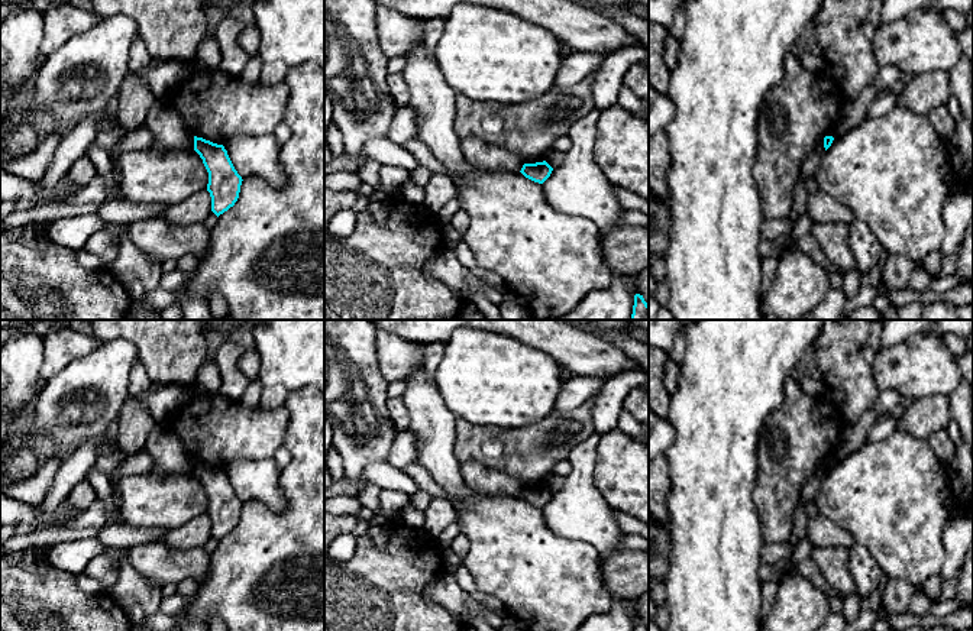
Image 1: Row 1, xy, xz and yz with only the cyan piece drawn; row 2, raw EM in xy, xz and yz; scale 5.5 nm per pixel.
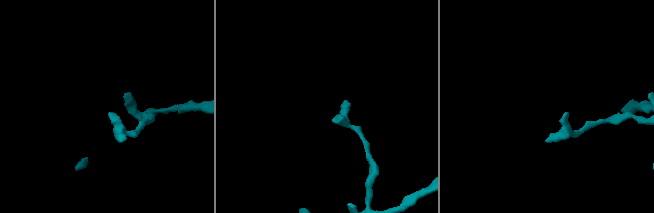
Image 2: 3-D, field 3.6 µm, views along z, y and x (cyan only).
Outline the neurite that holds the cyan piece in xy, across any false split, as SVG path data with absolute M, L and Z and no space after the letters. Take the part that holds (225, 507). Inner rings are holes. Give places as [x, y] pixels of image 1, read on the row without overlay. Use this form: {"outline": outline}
{"outline": "M194 460L194 475L208 496L207 515L211 521L211 535L219 541L237 525L243 504L223 469Z"}

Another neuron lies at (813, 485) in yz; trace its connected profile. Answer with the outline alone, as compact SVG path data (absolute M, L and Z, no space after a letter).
M824 463L818 465L817 470L809 476L802 488L799 504L806 508L809 502L815 499L817 492L821 488L821 482L825 478Z

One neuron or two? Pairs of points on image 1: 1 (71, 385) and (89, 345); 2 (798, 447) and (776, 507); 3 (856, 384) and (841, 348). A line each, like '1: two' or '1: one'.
1: two
2: one
3: one

